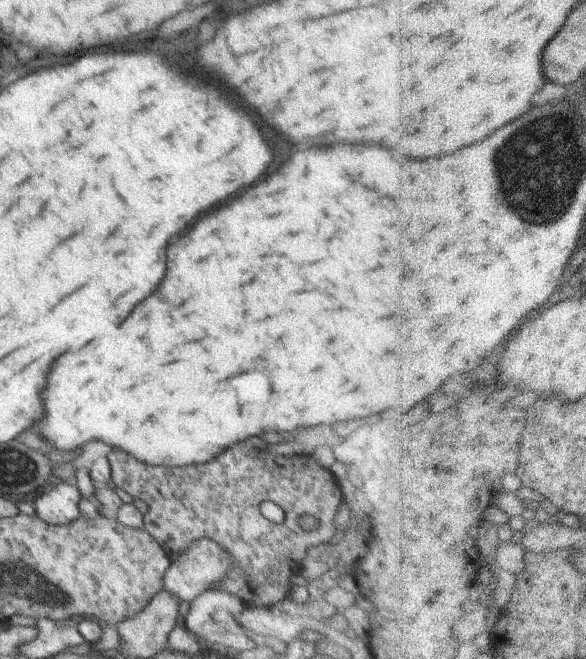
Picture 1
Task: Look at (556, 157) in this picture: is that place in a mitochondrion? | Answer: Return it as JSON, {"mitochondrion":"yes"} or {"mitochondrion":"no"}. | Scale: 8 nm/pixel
{"mitochondrion":"yes"}

